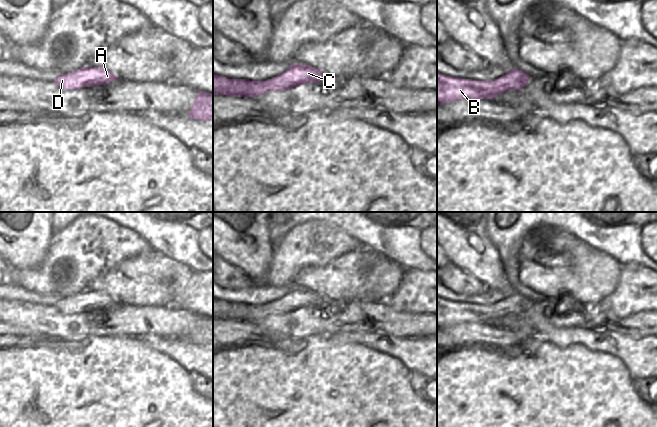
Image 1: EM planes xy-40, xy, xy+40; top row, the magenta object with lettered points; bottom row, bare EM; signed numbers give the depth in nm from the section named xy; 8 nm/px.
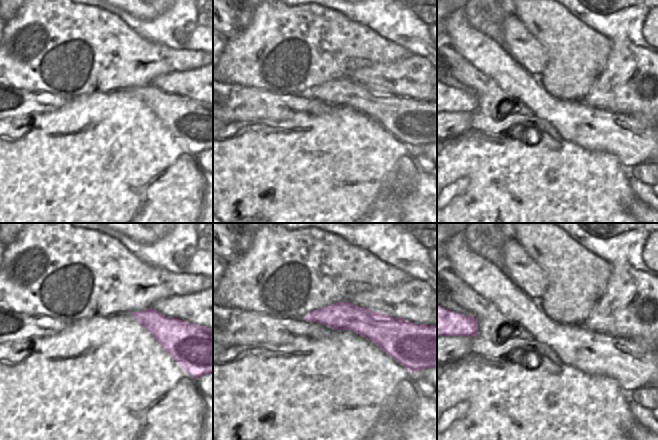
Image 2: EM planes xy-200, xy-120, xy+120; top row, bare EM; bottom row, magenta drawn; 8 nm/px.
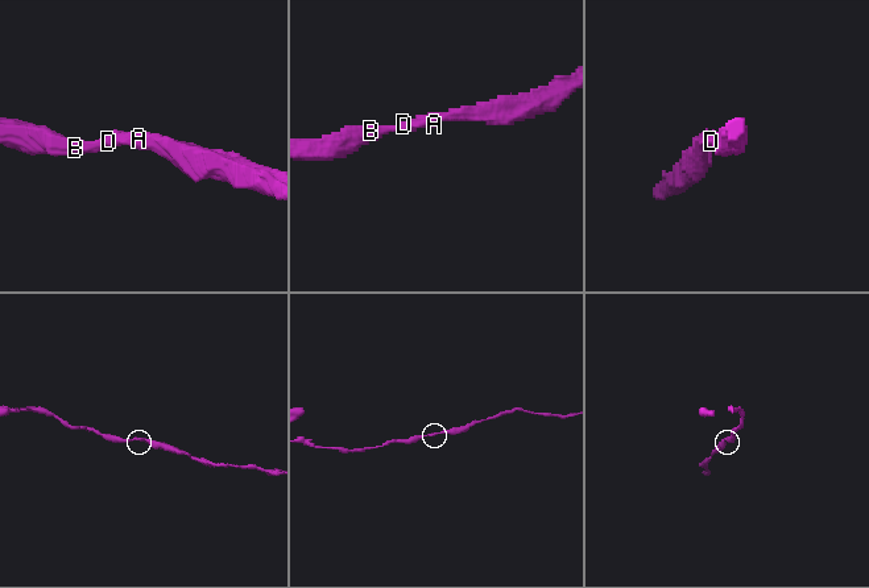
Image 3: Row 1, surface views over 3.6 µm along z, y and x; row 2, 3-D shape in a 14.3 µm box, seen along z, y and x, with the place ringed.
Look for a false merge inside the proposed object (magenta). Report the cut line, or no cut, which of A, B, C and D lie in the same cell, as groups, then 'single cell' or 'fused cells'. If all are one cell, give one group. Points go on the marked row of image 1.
cut none; groups A B C D; single cell

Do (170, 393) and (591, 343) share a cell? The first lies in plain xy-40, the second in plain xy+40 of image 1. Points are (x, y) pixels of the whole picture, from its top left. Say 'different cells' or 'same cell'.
different cells

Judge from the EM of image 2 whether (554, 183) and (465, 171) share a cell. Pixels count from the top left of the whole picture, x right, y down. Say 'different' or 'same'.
same

